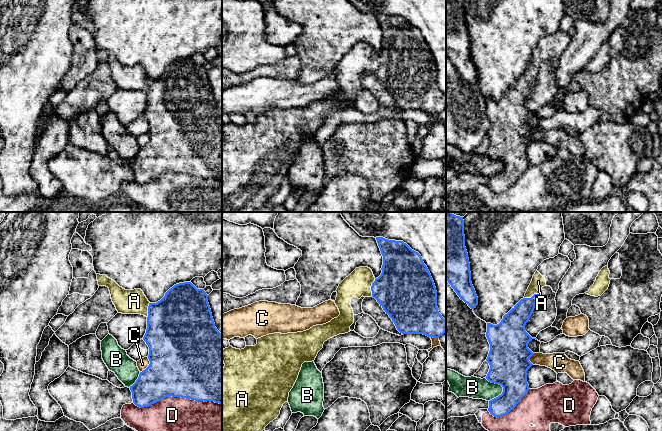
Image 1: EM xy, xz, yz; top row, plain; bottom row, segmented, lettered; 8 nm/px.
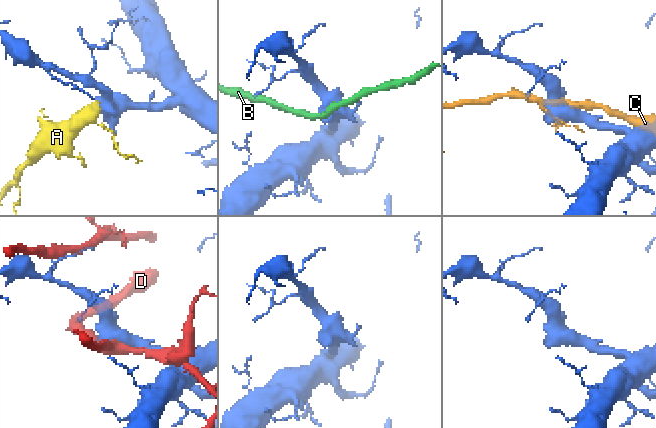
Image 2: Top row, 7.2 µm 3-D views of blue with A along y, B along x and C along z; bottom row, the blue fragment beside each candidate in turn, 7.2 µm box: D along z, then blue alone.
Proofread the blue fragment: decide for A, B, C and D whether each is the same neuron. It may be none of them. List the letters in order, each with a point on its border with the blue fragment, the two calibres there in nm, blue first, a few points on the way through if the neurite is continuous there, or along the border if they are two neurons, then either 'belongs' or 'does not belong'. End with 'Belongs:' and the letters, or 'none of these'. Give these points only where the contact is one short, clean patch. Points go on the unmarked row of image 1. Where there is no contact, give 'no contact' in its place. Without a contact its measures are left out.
A: meets blue in xz at (371, 63); 420 nm thick on the blue side, 200 nm on the other; runs through xz (402, 65), (371, 63), (358, 59); belongs
B: meets blue in yz at (503, 164); 320 nm thick on the blue side, 170 nm on the other; does not belong
C: meets blue in xy at (149, 141); 500 nm thick on the blue side, 90 nm on the other; does not belong
D: meets blue in xy at (177, 172); 500 nm thick on the blue side, 460 nm on the other; does not belong
Belongs: A

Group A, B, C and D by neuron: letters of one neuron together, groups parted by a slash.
A / B / C / D

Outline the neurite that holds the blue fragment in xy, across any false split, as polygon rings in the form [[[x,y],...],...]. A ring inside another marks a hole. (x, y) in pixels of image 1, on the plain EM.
[[[97,50],[99,62],[109,64],[118,89],[147,93],[143,116],[149,123],[149,142],[130,162],[133,179],[140,183],[172,172],[222,180],[222,109],[215,103],[208,71],[191,58],[174,61],[157,79],[150,79],[141,65],[125,66],[106,51]]]

